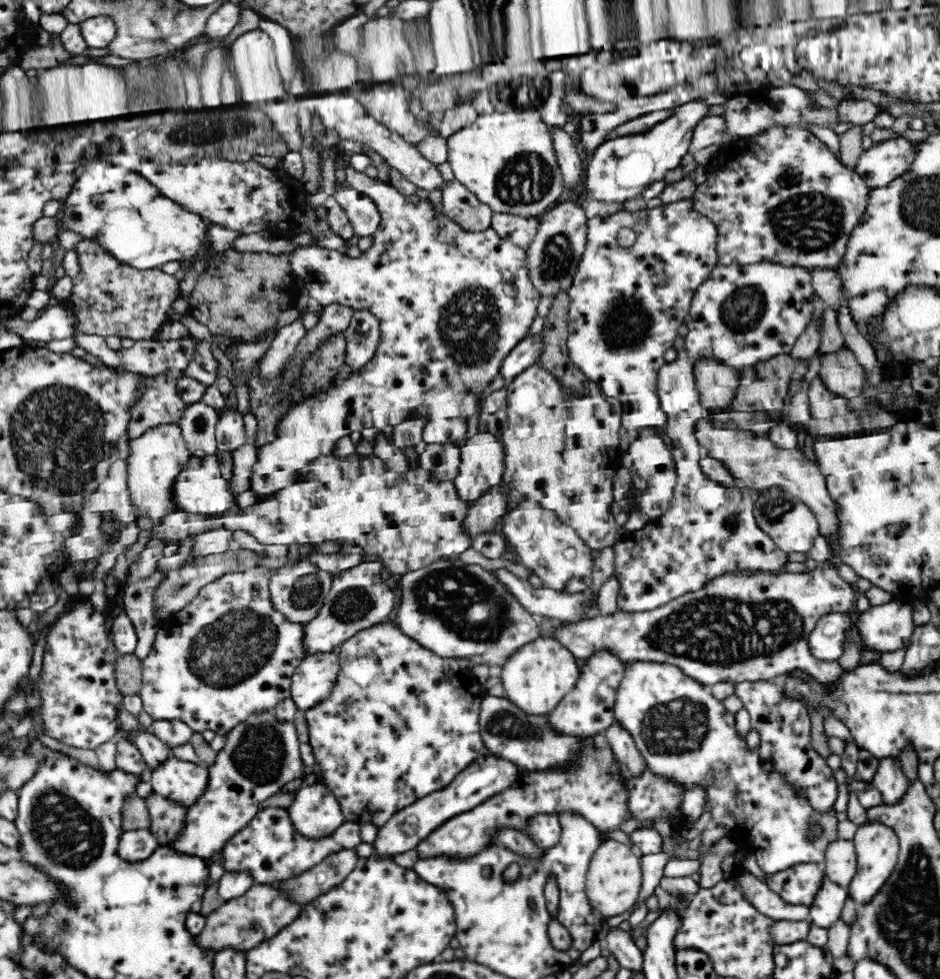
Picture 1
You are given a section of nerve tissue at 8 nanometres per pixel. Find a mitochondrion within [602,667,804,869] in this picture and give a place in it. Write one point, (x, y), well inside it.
(677, 726)

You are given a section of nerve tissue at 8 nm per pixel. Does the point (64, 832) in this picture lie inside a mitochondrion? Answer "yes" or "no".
yes

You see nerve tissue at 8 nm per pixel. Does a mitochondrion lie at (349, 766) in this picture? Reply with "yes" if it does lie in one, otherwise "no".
no

